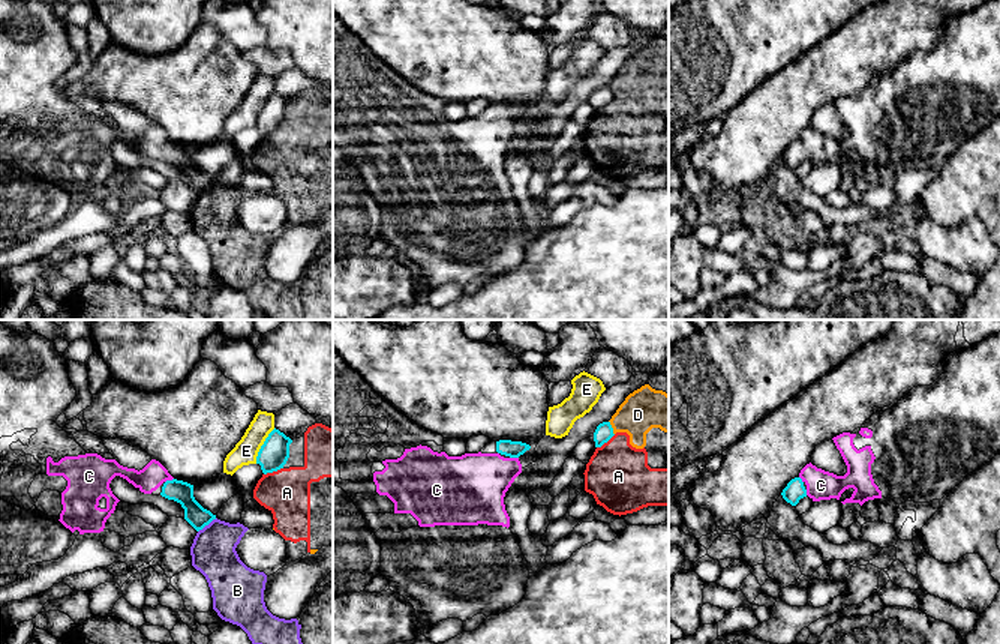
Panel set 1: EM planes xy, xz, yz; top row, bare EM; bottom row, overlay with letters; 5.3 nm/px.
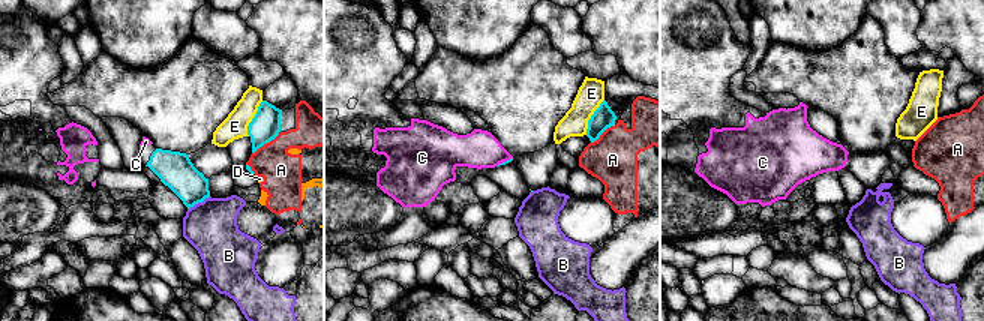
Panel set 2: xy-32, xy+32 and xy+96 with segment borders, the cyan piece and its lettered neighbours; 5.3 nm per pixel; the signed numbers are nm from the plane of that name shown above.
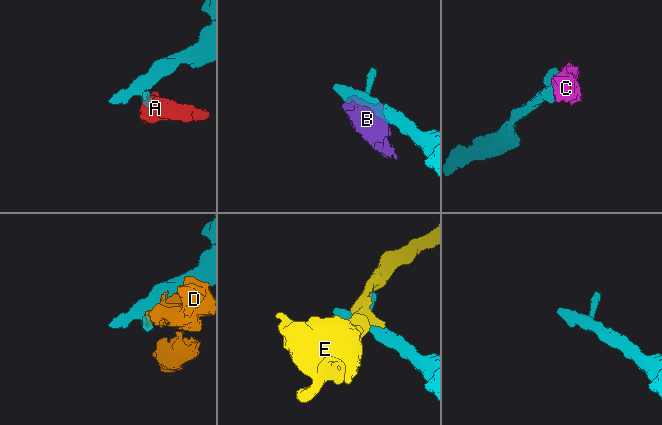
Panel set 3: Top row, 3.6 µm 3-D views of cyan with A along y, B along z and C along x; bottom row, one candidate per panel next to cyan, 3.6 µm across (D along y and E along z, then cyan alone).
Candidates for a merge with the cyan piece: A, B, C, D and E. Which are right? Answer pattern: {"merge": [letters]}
{"merge": ["C"]}

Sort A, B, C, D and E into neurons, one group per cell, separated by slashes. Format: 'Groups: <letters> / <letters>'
Groups: A B D / C / E

